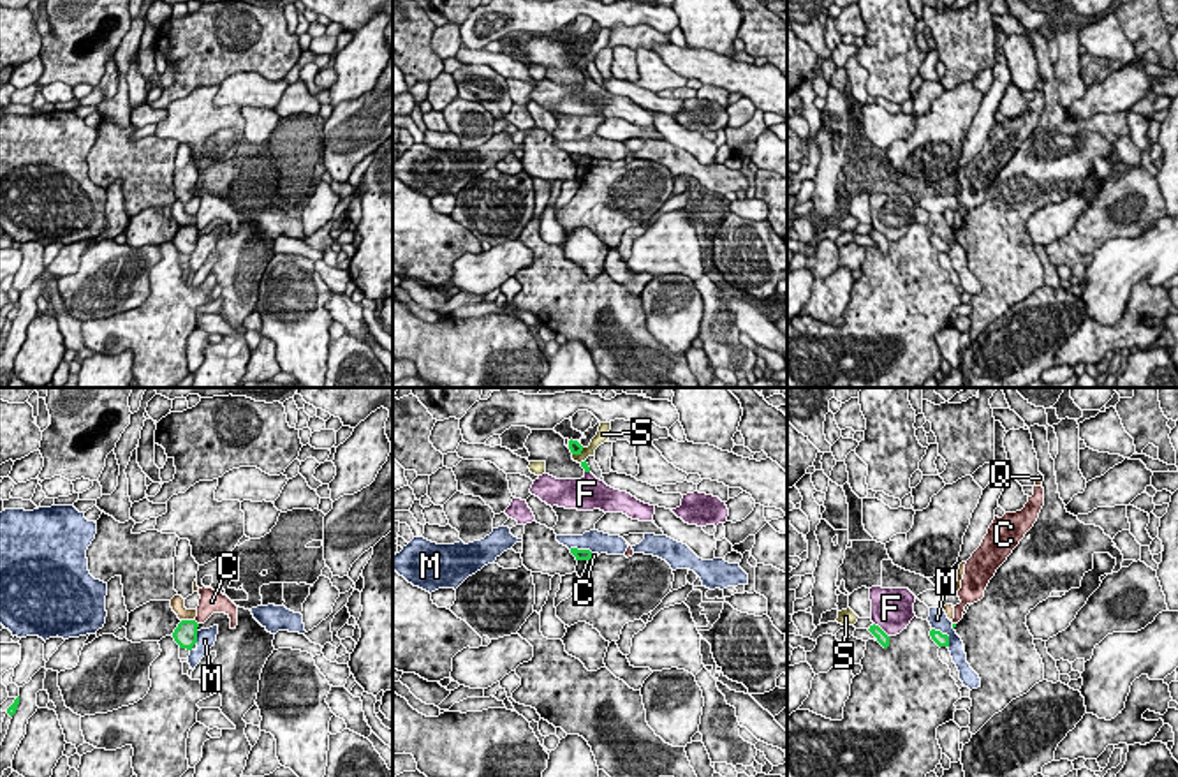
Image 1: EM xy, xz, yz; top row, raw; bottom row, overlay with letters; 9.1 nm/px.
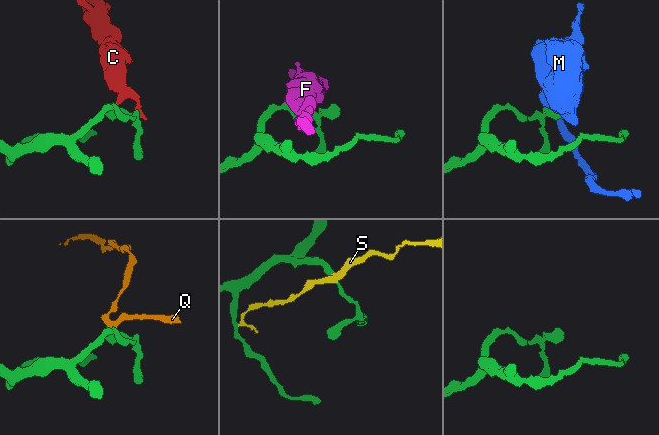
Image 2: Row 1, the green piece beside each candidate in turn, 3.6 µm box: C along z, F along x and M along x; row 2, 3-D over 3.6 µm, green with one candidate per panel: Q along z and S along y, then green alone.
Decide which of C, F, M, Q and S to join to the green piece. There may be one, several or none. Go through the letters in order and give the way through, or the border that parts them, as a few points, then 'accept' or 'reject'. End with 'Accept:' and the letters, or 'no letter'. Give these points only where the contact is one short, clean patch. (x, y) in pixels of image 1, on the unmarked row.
C: along xy (194, 226), (198, 229) | reject
F: reject
M: along yz (932, 233), (948, 242), (948, 252) | reject
Q: along xy (182, 224), (194, 226) | reject
S: reject
Accept: no letter

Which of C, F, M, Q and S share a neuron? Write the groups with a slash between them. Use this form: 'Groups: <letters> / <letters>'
Groups: C / F / M / Q / S

